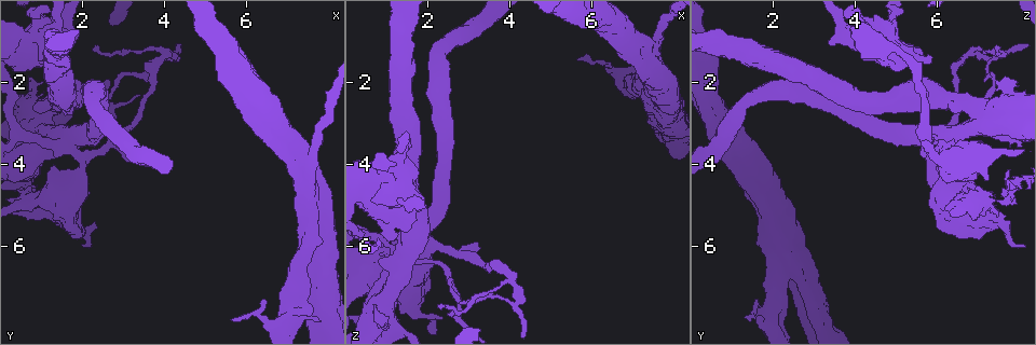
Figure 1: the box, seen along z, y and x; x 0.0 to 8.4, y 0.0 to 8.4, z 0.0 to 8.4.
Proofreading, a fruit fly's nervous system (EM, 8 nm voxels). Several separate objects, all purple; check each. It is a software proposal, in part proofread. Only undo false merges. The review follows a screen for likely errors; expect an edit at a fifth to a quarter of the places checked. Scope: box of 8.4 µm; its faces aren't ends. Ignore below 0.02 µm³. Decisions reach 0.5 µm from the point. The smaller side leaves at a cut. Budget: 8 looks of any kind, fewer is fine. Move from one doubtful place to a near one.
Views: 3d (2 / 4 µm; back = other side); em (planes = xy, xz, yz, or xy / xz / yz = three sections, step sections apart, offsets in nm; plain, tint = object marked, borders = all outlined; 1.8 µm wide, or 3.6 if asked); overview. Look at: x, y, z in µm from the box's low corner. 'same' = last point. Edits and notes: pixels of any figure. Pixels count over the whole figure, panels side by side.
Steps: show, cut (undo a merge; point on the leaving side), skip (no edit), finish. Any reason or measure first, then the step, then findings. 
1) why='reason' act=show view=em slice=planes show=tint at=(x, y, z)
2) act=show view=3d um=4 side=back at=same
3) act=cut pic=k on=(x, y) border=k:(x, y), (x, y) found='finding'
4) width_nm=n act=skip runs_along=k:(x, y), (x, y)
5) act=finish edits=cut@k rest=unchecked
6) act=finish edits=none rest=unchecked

why='thin neck' act=show view=3d um=2 at=(1.80, 3.70, 5.70)

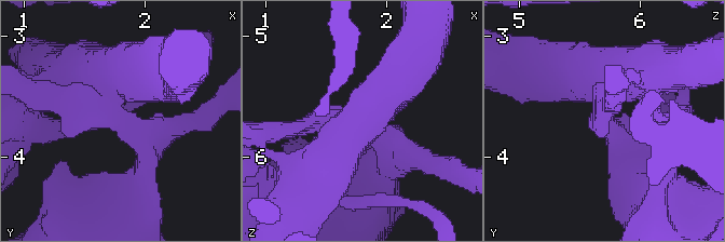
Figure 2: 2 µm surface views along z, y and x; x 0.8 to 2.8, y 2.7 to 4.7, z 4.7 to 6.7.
act=show view=em slice=yz step=8 show=tint at=(1.86, 3.72, 5.74)

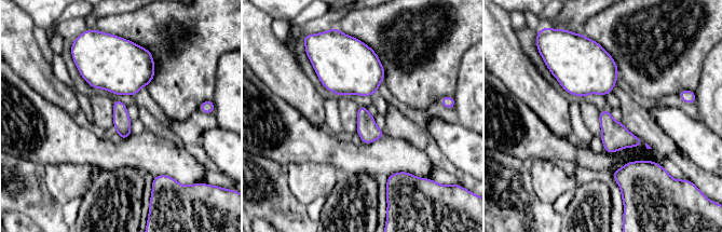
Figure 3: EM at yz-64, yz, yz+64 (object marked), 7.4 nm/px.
act=show view=em slice=planes show=borders at=same

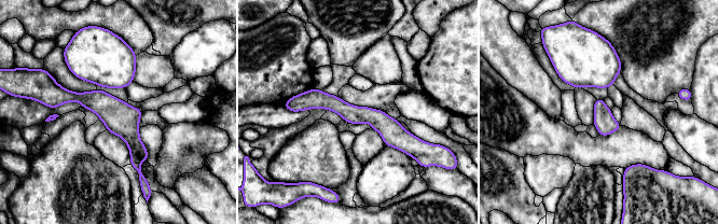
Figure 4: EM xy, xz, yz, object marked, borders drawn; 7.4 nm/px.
act=skip runs_along=4:(293, 107), (333, 102), (415, 141) found='all the same neuron'

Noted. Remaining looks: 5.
why='sudden change in width' act=show view=3d um=4 at=(0.70, 1.20, 4.70)

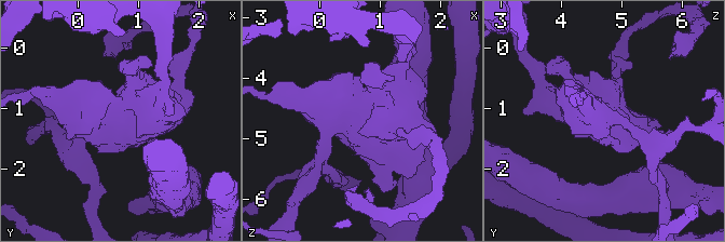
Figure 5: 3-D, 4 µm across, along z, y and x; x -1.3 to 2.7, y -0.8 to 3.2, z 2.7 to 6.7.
why='need the tissue' act=show view=em um=3.6 slice=yz step=16 show=borders at=(0.65, 1.20, 4.75)

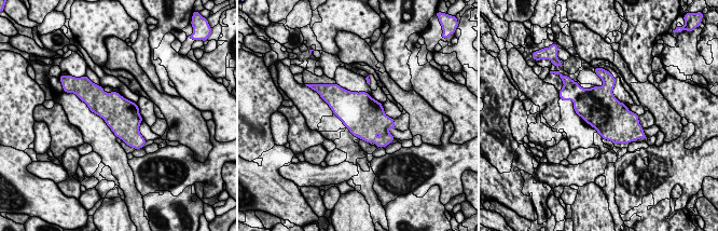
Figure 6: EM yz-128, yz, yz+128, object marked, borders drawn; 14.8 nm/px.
act=skip found='continuous, no second neuron'

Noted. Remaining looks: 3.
act=show view=3d um=4 at=(0.65, 2.70, 8.00)

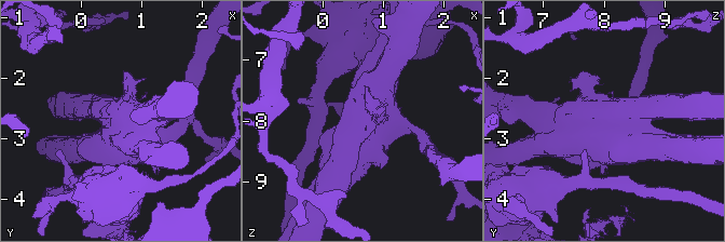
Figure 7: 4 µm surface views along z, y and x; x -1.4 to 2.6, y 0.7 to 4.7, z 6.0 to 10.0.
act=show view=em um=3.6 slice=planes show=plain at=(0.65, 2.65, 8.00)

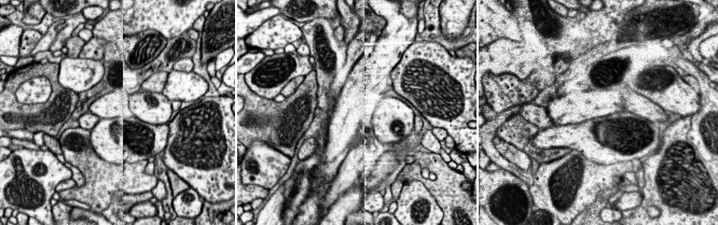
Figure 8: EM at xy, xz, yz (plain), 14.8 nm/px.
act=show view=em um=3.6 slice=planes show=tint at=same

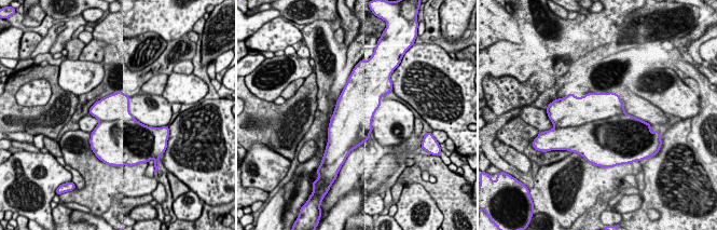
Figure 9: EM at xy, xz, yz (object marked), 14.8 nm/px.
act=cut pic=9 on=(353, 112) found='a second neuron is stuck on'

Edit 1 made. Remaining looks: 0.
act=finish edits=cut@9 rest=unchecked

